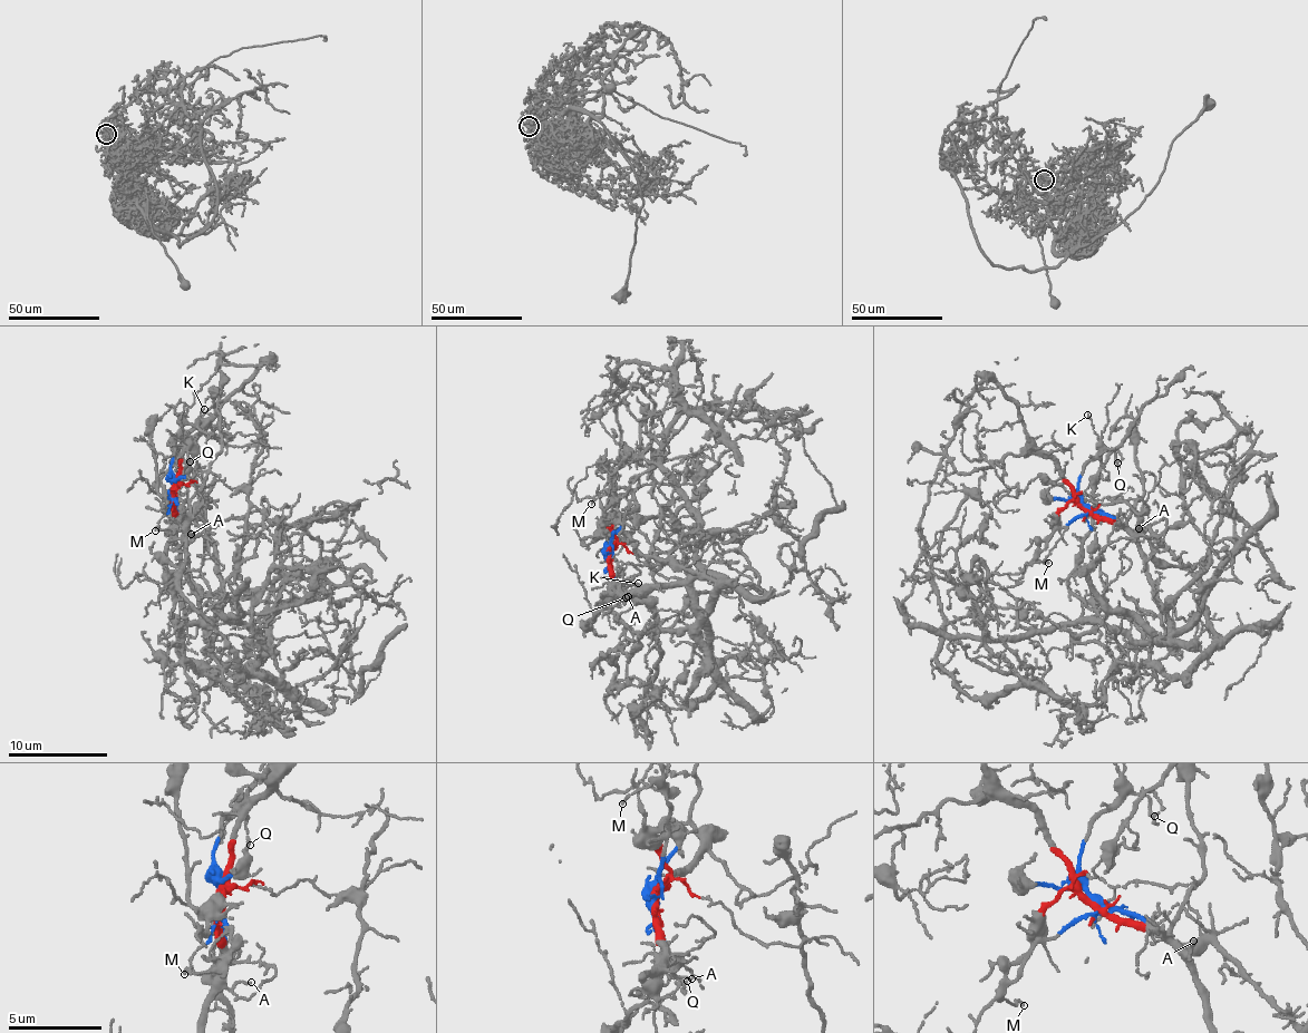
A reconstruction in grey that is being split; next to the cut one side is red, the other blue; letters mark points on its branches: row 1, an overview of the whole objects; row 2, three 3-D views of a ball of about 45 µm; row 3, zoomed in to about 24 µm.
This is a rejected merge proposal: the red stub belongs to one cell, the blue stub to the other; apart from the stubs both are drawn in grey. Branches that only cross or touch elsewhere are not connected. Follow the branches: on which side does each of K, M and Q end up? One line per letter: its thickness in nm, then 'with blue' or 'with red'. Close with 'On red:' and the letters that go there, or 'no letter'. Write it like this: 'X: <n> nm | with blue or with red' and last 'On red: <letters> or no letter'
K: 110 nm | with blue
M: 150 nm | with blue
Q: 120 nm | with blue
On red: no letter

